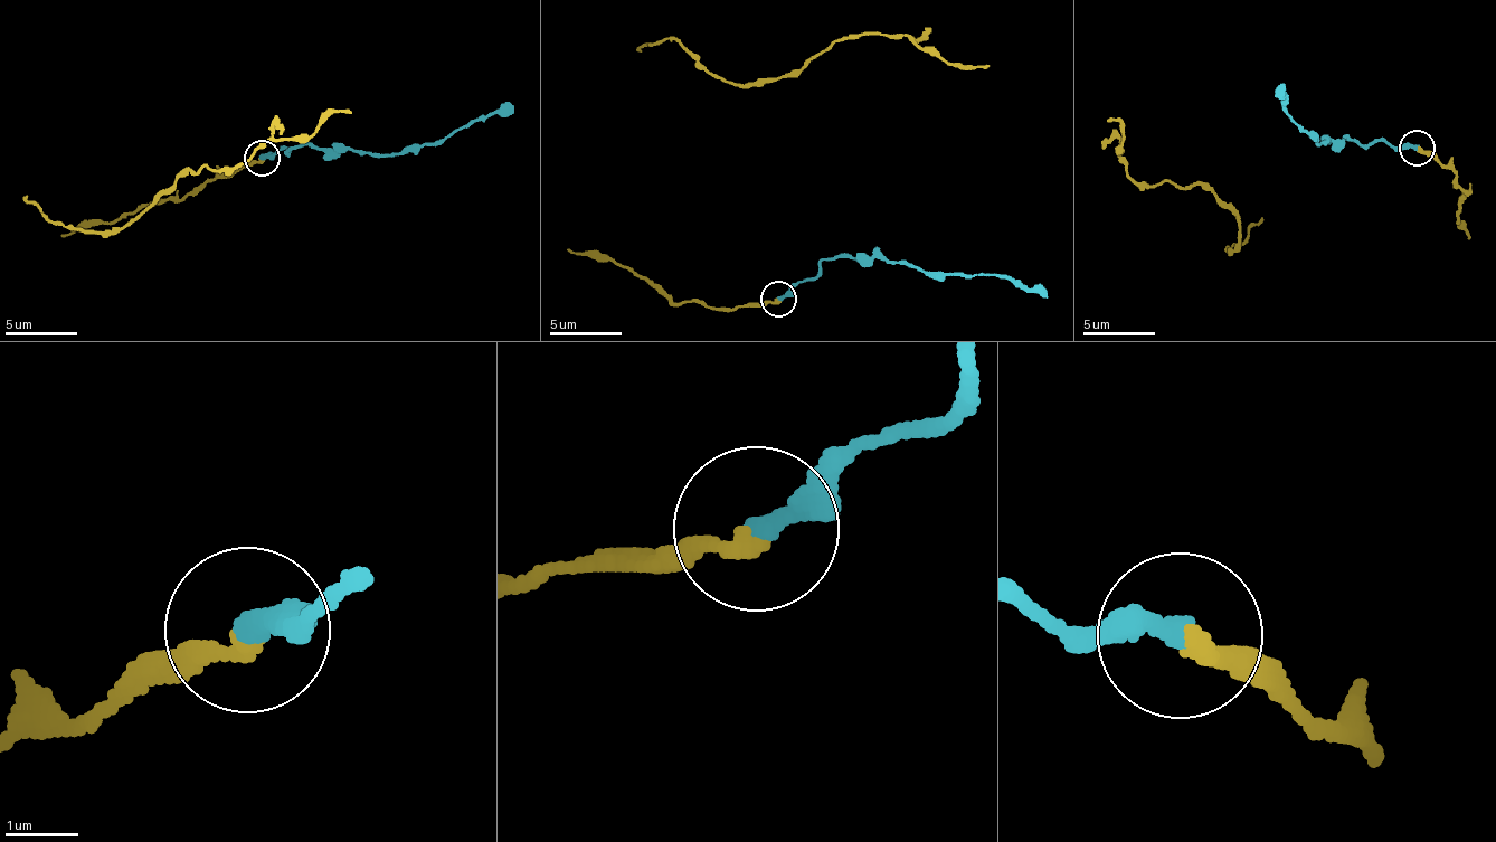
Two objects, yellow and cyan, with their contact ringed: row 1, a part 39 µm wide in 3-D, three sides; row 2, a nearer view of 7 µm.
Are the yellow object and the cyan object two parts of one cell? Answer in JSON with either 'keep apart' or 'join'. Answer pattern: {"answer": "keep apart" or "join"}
{"answer": "join"}

